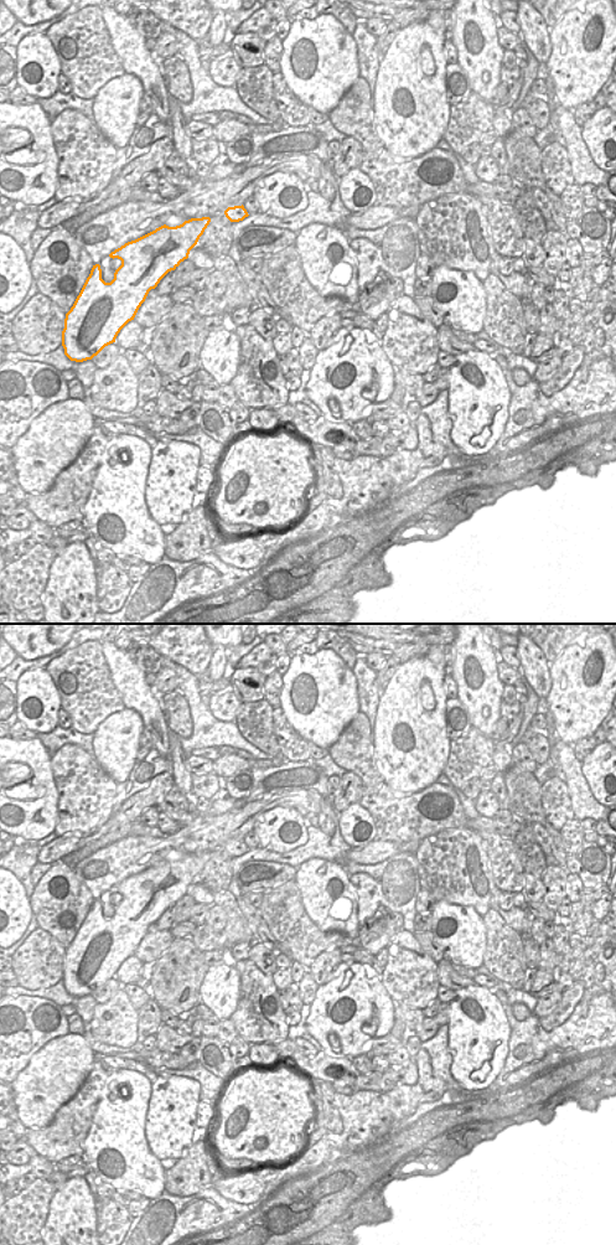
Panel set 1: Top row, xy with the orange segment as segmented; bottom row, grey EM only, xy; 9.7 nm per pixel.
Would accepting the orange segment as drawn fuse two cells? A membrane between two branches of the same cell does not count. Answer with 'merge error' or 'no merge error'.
no merge error

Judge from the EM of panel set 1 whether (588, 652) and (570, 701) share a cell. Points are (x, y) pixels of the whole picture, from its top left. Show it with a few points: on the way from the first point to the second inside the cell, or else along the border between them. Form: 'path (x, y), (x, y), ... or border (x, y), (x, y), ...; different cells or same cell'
path (584, 665), (581, 688); same cell

